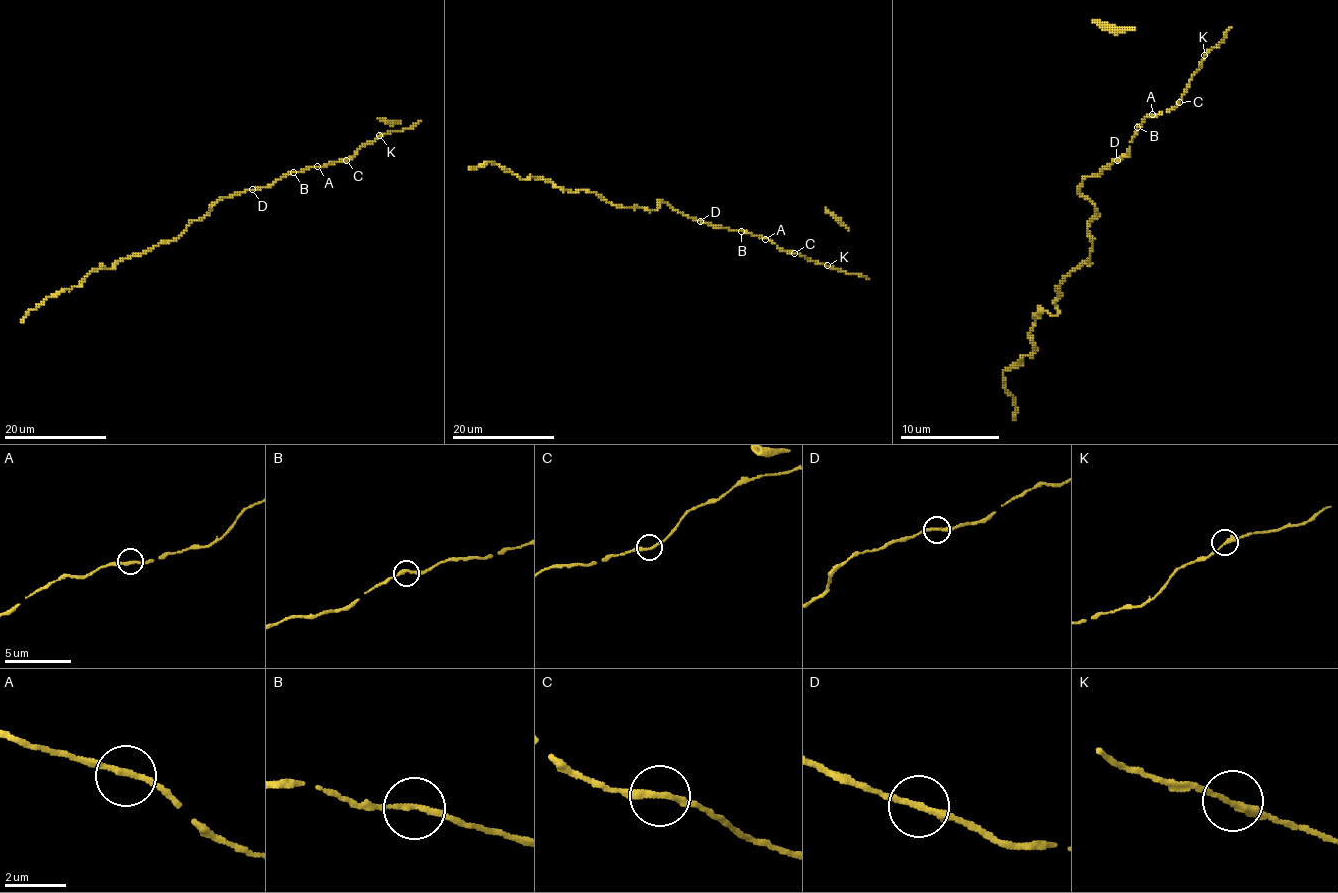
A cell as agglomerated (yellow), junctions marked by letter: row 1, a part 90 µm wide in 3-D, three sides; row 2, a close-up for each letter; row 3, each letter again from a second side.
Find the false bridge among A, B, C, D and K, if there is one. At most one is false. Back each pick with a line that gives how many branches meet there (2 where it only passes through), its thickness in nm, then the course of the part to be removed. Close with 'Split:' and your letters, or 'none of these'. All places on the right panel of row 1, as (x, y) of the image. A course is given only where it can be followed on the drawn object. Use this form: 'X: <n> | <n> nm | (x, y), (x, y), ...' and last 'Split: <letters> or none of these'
Split: none of these

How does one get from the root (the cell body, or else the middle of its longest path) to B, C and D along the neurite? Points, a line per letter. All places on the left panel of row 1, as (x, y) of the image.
B: (223, 198), (272, 185), (293, 172)
C: (223, 198), (272, 185), (292, 172), (346, 160)
D: (223, 198), (252, 189)

